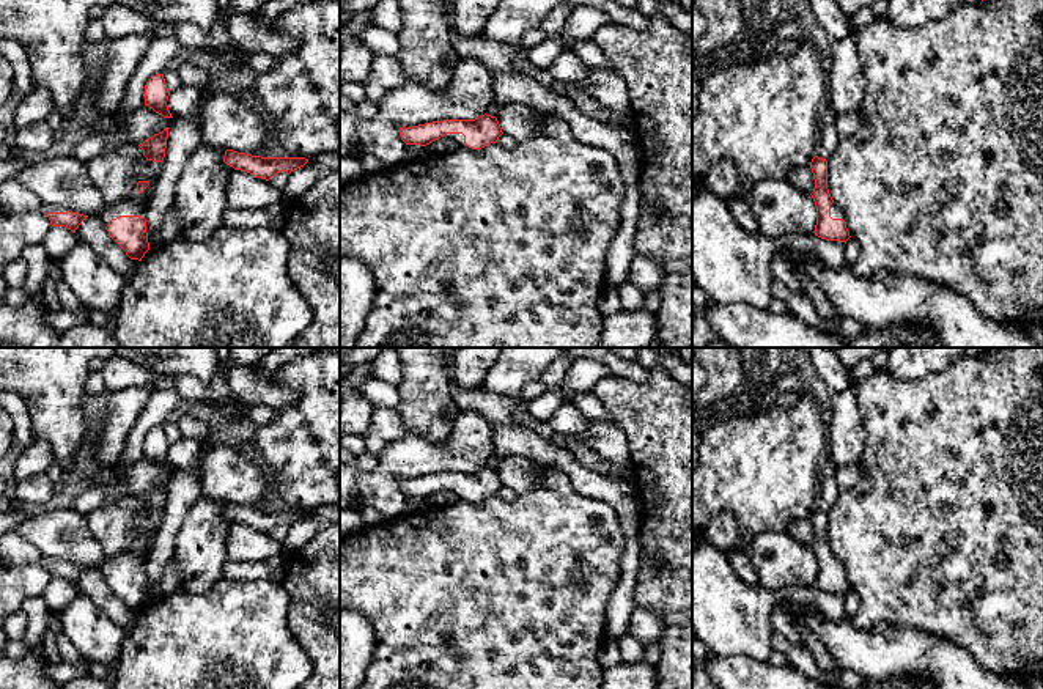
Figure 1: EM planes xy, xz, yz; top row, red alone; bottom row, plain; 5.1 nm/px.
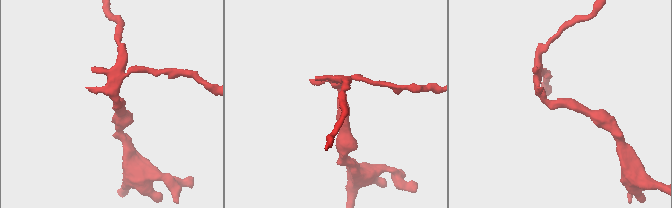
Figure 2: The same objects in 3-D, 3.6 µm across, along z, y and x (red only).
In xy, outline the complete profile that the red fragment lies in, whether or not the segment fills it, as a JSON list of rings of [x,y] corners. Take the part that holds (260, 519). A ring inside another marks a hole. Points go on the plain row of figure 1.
[[[227,502],[223,508],[223,514],[234,522],[242,522],[255,530],[261,530],[269,533],[280,524],[286,524],[288,527],[300,519],[304,519],[308,511],[305,510],[261,510],[252,508],[245,505],[238,505],[233,502]]]

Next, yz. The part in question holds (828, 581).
[[[815,508],[810,514],[815,532],[815,541],[810,546],[816,558],[815,587],[826,593],[845,595],[851,590],[846,580],[845,568],[832,552],[827,541],[827,513]]]

